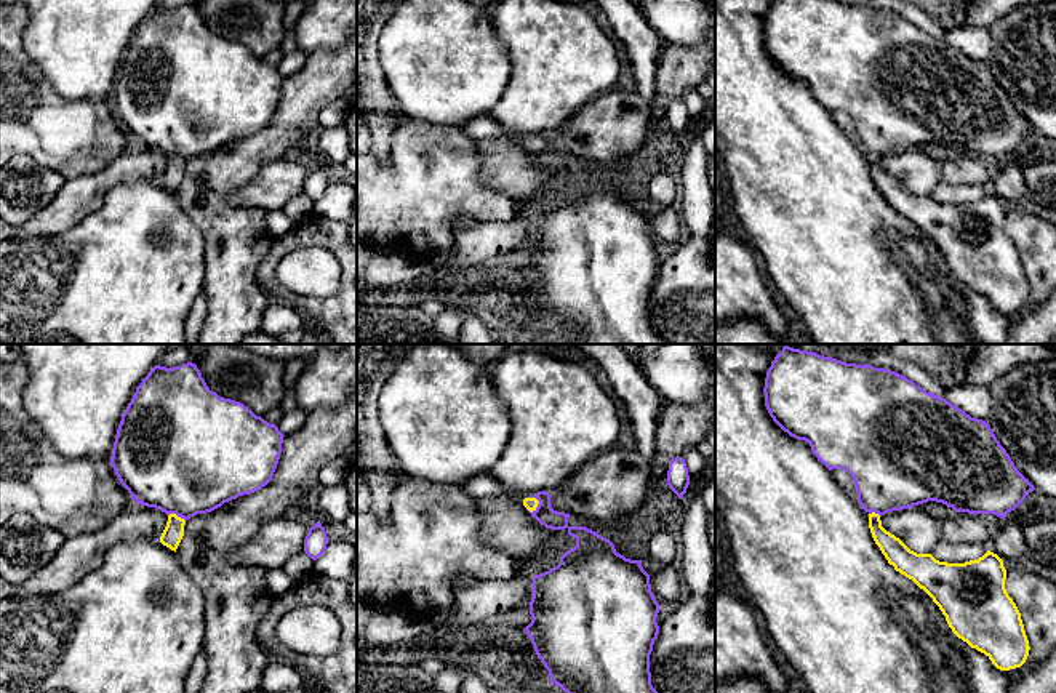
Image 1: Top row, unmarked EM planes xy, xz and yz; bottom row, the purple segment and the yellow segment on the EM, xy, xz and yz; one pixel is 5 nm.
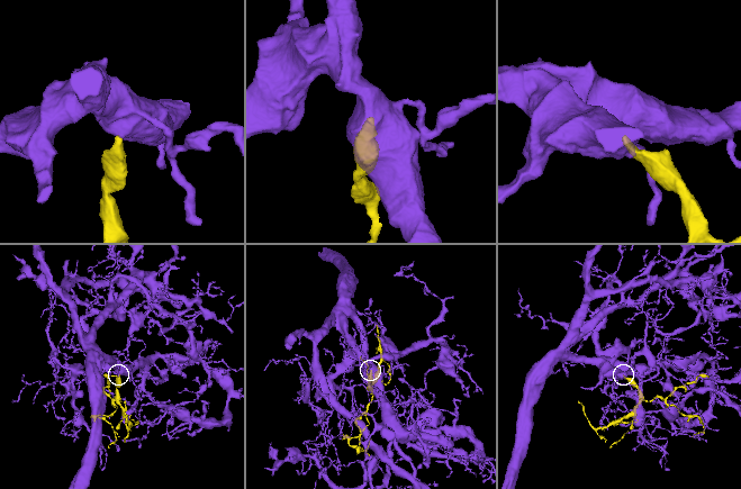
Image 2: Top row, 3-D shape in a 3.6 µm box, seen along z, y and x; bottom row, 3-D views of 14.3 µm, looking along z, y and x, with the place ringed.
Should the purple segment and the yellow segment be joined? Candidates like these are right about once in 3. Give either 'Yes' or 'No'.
Yes

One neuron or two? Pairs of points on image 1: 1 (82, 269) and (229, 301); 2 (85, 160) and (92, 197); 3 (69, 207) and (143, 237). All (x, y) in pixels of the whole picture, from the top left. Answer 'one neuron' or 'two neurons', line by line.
1: two neurons
2: two neurons
3: two neurons

